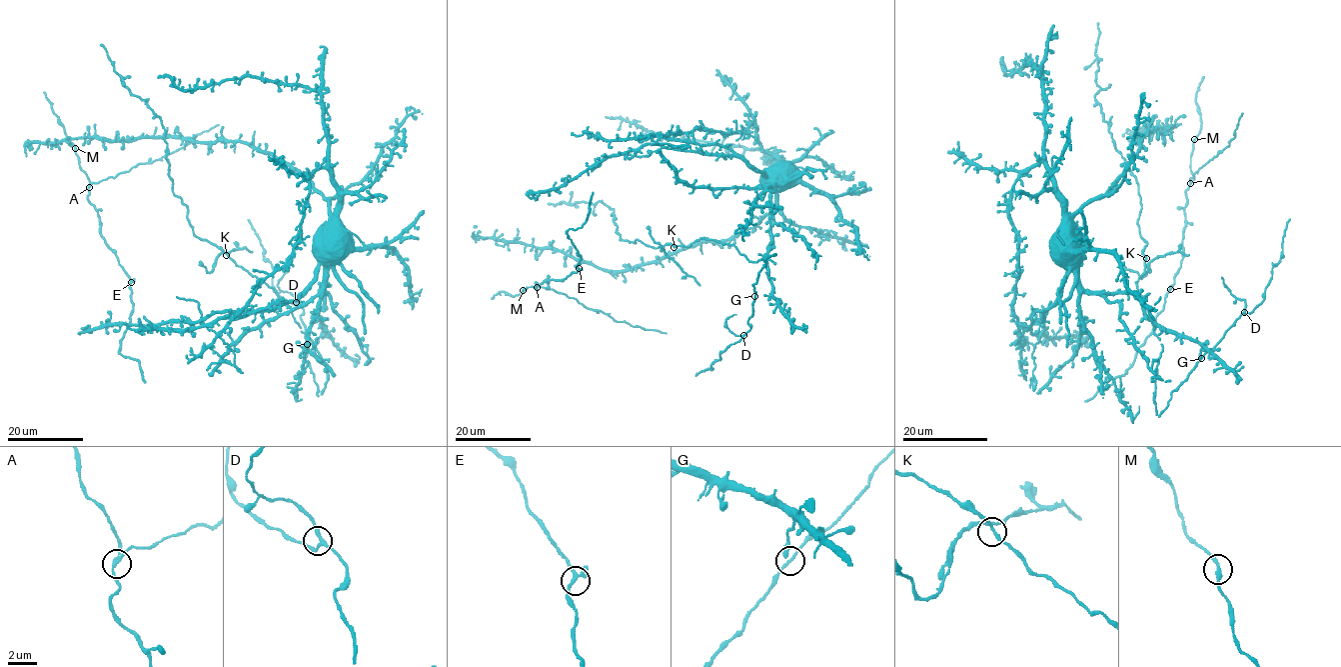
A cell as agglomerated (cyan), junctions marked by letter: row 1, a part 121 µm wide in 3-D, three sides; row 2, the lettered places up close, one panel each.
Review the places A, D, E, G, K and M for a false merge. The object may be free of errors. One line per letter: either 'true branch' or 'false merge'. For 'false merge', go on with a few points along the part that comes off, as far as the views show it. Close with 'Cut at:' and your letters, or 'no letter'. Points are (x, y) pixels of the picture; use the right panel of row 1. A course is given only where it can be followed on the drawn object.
A: false merge; foreign part runs (1190, 183), (1190, 178), (1196, 171), (1229, 145), (1242, 113)
D: true branch
E: true branch
G: true branch
K: true branch
M: true branch
Cut at: A

